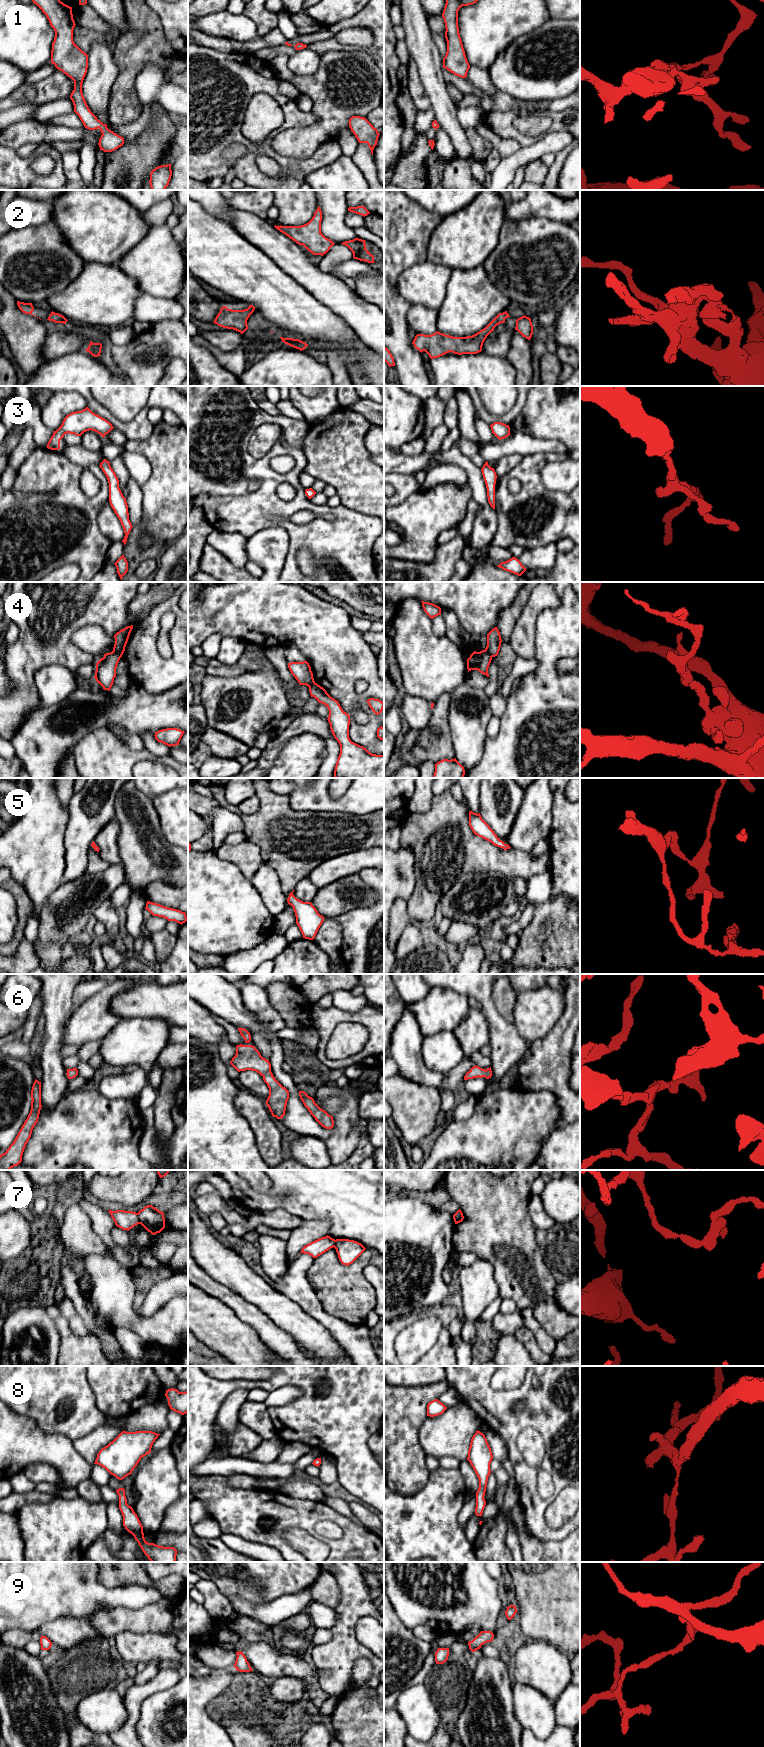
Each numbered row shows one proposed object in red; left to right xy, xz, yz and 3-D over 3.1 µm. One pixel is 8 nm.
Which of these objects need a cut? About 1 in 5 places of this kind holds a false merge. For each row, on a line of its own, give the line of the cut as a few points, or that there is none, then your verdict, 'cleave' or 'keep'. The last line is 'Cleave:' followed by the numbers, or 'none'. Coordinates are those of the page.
1: no cut | keep
2: no cut | keep
3: no cut | keep
4: xy (113, 650), (121, 656) | cleave
5: no cut | keep
6: no cut | keep
7: xy (137, 1213), (140, 1223) | cleave
8: no cut | keep
9: no cut | keep
Cleave: 4, 7

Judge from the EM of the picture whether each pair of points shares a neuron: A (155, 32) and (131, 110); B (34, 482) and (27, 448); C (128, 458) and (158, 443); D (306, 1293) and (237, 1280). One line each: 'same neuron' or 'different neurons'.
A: same neuron
B: different neurons
C: different neurons
D: different neurons

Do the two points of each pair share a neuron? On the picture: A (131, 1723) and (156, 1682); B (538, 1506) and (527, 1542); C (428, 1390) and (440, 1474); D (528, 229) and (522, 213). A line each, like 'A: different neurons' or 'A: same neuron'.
A: same neuron
B: different neurons
C: different neurons
D: different neurons

